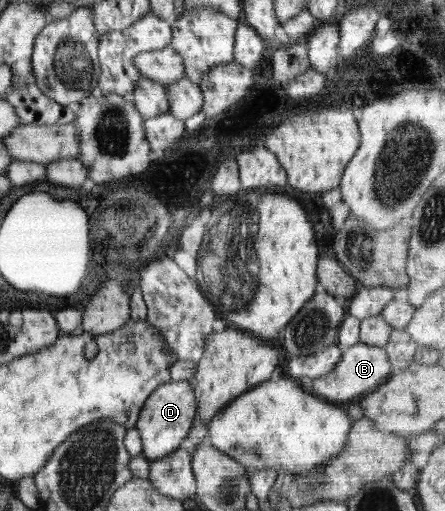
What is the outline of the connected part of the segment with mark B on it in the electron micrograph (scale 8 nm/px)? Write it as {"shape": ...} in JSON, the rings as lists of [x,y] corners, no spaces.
{"shape":[[[359,342],[354,346],[342,346],[342,350],[343,356],[337,362],[337,366],[333,368],[333,372],[314,380],[312,388],[312,394],[315,396],[327,402],[337,402],[340,406],[353,400],[355,396],[363,396],[363,394],[377,390],[391,376],[391,366],[385,348],[368,346]]]}

